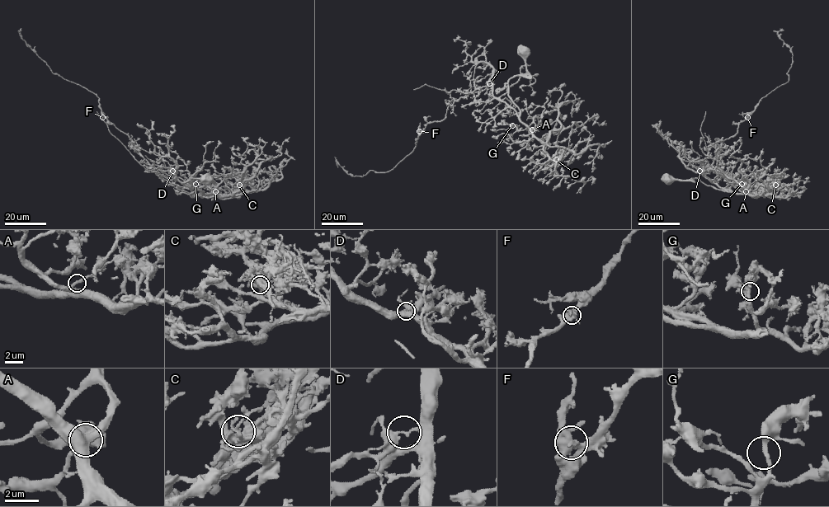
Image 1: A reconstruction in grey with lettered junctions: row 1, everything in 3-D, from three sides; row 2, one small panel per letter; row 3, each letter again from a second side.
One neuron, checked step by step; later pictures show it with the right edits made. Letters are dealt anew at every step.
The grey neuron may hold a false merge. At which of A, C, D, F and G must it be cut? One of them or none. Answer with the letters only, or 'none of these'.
D

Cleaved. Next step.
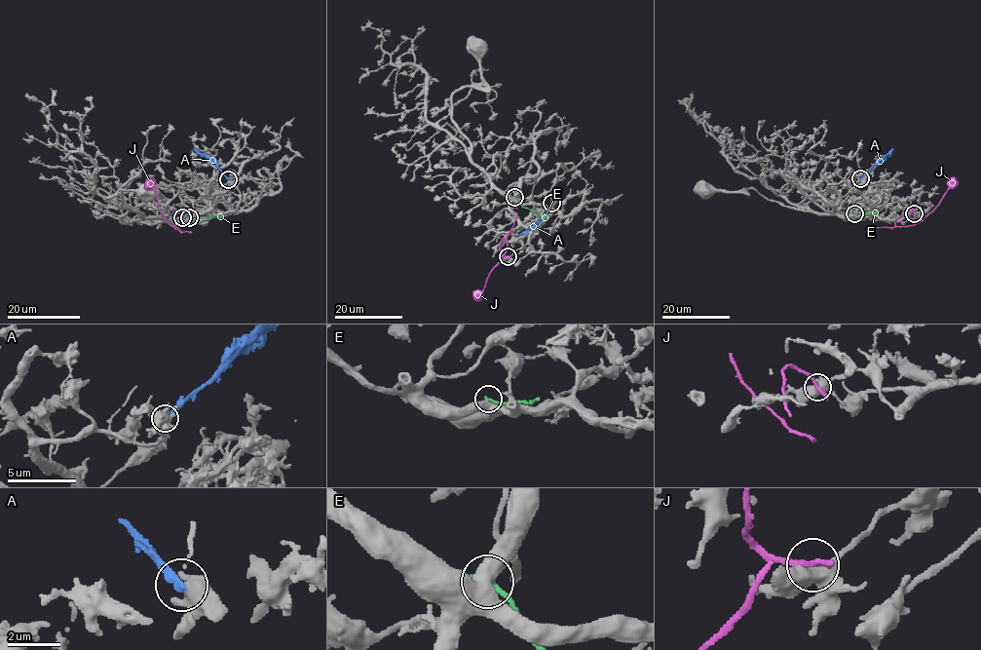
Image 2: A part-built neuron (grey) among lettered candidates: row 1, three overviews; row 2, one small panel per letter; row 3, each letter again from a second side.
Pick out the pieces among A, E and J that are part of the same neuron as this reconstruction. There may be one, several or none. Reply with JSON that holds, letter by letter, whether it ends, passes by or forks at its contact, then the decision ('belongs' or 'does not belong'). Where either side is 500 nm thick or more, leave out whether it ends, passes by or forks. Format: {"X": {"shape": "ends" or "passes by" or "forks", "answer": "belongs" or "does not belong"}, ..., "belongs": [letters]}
{"A": {"answer": "does not belong"}, "E": {"answer": "does not belong"}, "J": {"shape": "ends", "answer": "does not belong"}, "belongs": []}

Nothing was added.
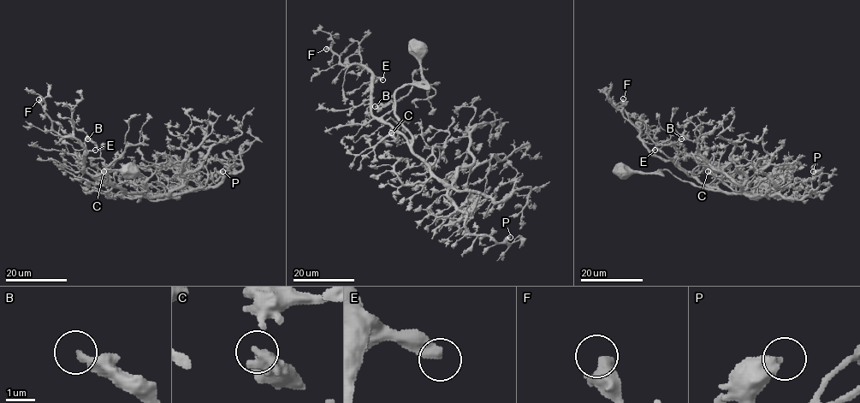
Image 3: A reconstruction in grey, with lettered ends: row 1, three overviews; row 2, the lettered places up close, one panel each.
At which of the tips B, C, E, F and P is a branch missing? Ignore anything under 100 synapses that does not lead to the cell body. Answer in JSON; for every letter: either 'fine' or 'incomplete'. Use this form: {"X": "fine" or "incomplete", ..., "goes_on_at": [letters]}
{"B": "fine", "C": "fine", "E": "incomplete", "F": "fine", "P": "fine", "goes_on_at": ["E"]}

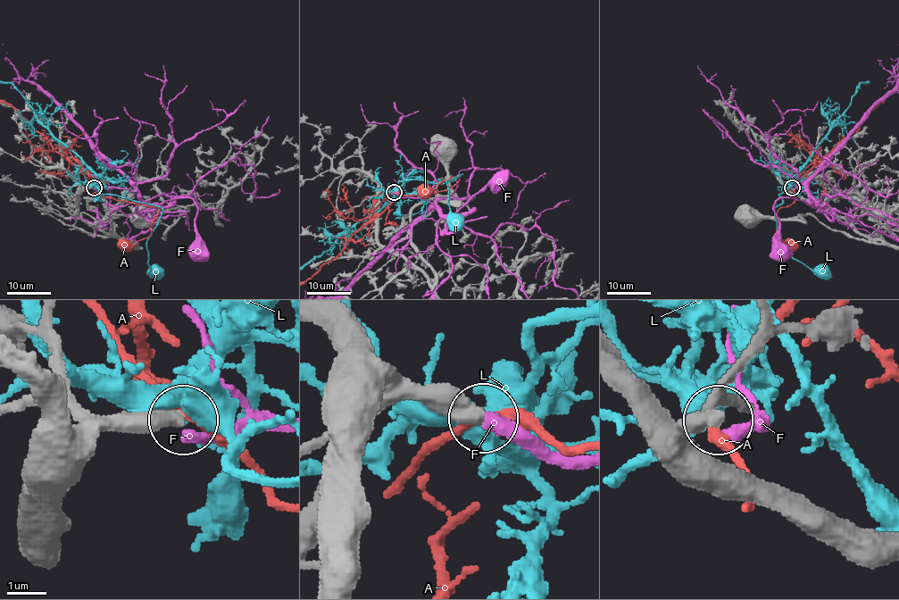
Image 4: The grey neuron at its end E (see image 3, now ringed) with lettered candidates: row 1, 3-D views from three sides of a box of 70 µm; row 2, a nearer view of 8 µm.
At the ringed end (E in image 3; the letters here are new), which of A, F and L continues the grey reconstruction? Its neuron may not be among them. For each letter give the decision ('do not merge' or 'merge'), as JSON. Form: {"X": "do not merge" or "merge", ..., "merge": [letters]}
{"A": "do not merge", "F": "do not merge", "L": "do not merge", "merge": []}

